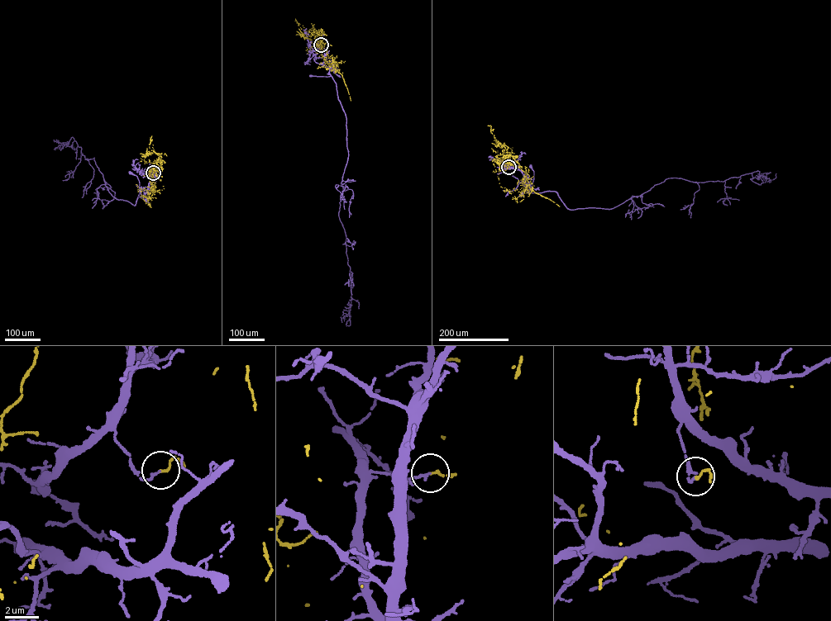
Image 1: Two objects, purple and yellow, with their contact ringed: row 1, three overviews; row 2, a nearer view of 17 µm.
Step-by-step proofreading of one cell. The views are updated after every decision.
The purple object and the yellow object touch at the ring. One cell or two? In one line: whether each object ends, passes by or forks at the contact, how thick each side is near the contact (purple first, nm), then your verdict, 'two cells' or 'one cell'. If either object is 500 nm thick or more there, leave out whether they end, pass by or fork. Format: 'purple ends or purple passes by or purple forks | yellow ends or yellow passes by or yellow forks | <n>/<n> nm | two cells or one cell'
purple ends | yellow ends | 140/120 nm | two cells

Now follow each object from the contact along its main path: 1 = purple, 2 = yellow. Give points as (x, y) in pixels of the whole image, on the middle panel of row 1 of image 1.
1: (321, 45), (321, 52), (331, 67), (331, 76), (311, 75)
2: (321, 45), (318, 39), (324, 62), (331, 63), (336, 72), (333, 63), (327, 62), (330, 45), (327, 42)

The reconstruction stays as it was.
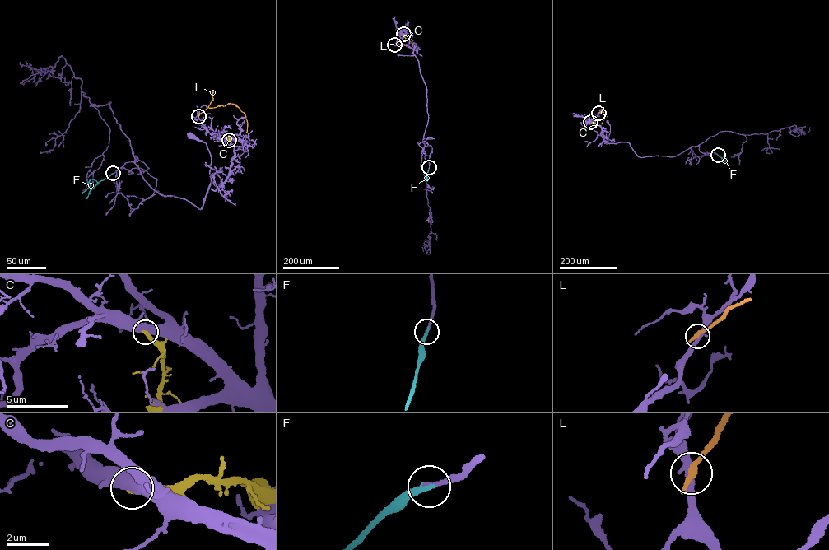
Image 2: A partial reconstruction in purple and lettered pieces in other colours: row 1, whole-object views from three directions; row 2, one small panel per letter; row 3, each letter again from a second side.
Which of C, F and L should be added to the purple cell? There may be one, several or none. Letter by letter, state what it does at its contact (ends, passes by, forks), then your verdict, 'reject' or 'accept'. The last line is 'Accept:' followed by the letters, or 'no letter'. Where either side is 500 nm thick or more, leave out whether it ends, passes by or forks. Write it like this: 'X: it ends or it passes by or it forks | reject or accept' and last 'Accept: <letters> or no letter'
C: reject
F: it ends | accept
L: it ends | reject
Accept: F

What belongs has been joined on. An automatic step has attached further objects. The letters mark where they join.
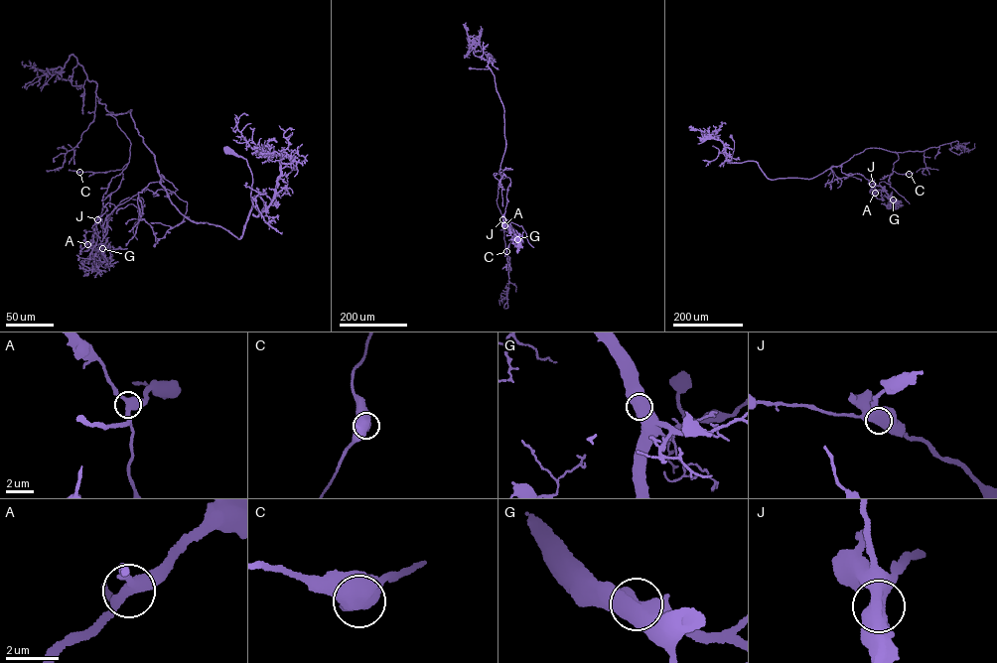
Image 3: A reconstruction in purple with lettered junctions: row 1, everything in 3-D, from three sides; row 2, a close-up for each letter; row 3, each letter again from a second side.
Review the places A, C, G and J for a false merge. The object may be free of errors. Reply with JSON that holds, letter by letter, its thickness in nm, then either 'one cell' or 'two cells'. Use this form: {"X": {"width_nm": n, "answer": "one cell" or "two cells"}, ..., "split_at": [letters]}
{"A": {"width_nm": 400, "answer": "one cell"}, "C": {"width_nm": 600, "answer": "one cell"}, "G": {"width_nm": 650, "answer": "one cell"}, "J": {"width_nm": 650, "answer": "two cells"}, "split_at": ["J"]}

